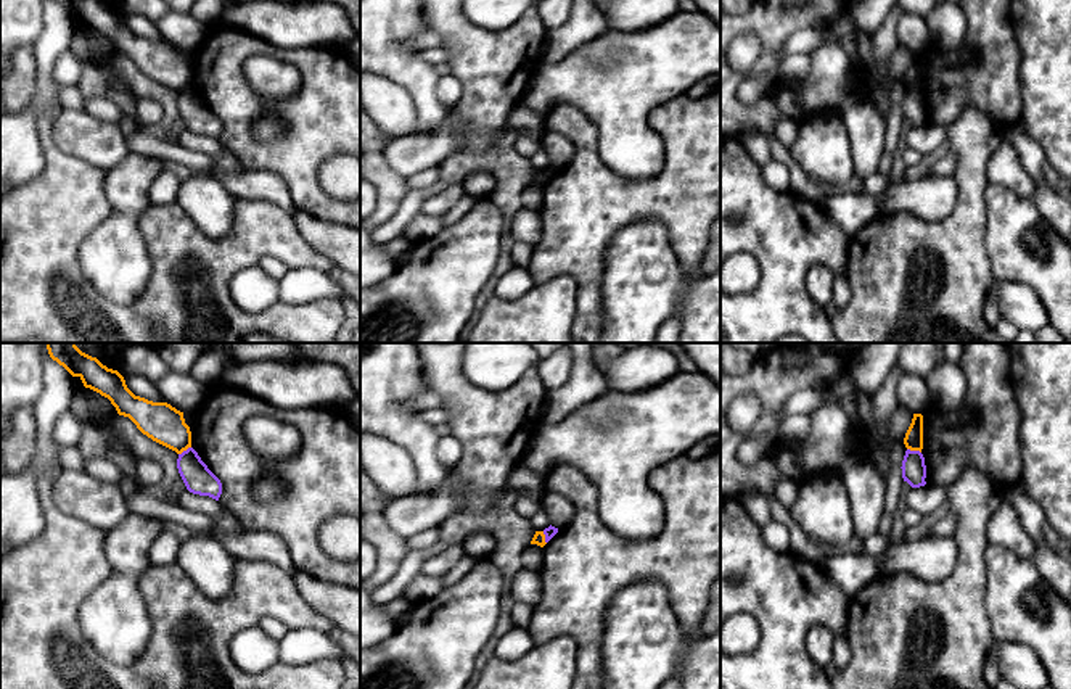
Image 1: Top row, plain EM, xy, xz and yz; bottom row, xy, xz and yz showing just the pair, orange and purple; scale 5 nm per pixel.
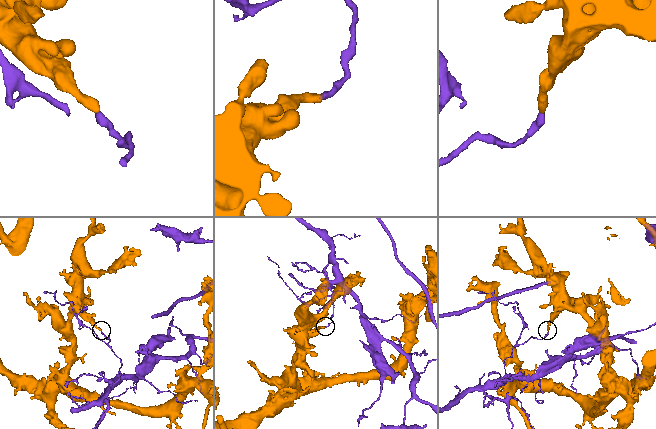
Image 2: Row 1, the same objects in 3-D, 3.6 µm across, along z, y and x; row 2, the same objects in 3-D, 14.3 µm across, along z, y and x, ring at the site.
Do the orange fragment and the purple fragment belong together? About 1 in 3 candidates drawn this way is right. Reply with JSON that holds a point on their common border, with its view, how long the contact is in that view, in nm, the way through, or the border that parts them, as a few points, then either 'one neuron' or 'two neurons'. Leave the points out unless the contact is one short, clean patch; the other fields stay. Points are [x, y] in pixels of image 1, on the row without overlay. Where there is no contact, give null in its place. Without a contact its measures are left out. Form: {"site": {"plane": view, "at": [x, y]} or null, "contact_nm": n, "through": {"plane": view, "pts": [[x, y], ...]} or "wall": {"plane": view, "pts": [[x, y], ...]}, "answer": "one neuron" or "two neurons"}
{"site": {"plane": "yz", "at": [914, 89]}, "contact_nm": 80, "wall": {"plane": "yz", "pts": [[907, 87], [920, 92]]}, "answer": "two neurons"}

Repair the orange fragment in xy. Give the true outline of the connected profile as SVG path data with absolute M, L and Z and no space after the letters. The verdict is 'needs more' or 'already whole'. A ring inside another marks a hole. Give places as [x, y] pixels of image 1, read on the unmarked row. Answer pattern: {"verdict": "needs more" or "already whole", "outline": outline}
{"verdict": "already whole", "outline": "M56 0L72 16L79 16L85 27L90 27L101 35L108 37L116 47L119 55L129 56L137 68L153 80L182 93L191 87L191 71L185 63L183 52L177 50L167 42L153 42L145 37L135 35L125 24L124 16L113 8L108 8L100 0Z"}

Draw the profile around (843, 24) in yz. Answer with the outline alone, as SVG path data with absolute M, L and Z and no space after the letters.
M849 6L844 8L827 27L838 34L838 37L841 39L839 45L847 53L849 61L856 71L856 85L852 92L867 92L868 84L865 80L865 64L862 61L862 56L859 55L859 45L856 42L856 21L852 13L849 11Z

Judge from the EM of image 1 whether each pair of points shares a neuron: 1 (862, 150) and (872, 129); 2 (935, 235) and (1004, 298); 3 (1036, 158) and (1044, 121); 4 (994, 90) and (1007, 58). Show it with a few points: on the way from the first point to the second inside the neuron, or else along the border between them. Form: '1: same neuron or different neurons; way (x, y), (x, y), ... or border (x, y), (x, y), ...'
1: same neuron; way (867, 145), (867, 134)
2: different neurons; border (994, 280), (984, 298)
3: different neurons; border (1020, 118), (1025, 131), (1041, 147), (1047, 163)
4: same neuron; way (994, 82), (994, 71), (999, 66)

